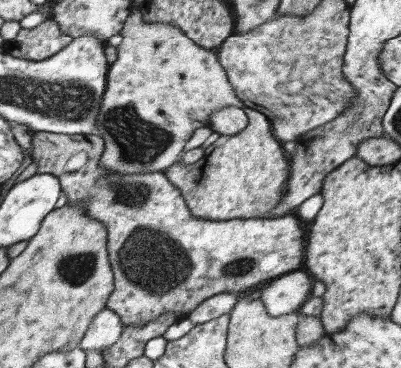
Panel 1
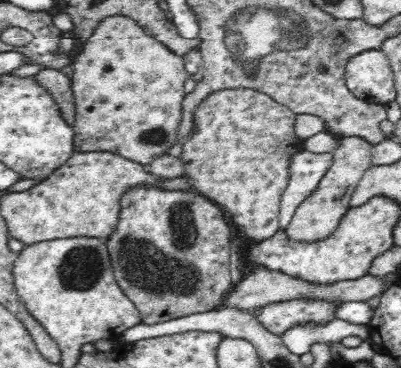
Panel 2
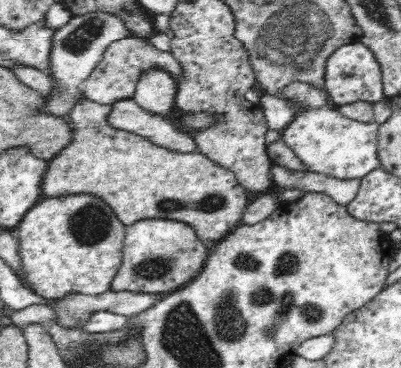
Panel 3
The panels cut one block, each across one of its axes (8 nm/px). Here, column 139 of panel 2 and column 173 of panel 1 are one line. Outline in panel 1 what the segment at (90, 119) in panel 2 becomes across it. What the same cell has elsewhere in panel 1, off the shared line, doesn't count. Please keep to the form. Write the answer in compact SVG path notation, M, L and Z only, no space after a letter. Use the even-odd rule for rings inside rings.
M131 8L123 22L121 38L123 40L117 46L117 60L107 70L107 86L101 100L101 110L97 114L97 130L105 142L101 166L119 174L163 172L179 160L193 132L197 128L209 126L211 112L229 104L239 110L245 108L245 104L235 96L231 84L227 82L217 56L195 46L181 28L165 22L143 22L143 14L137 8Z

